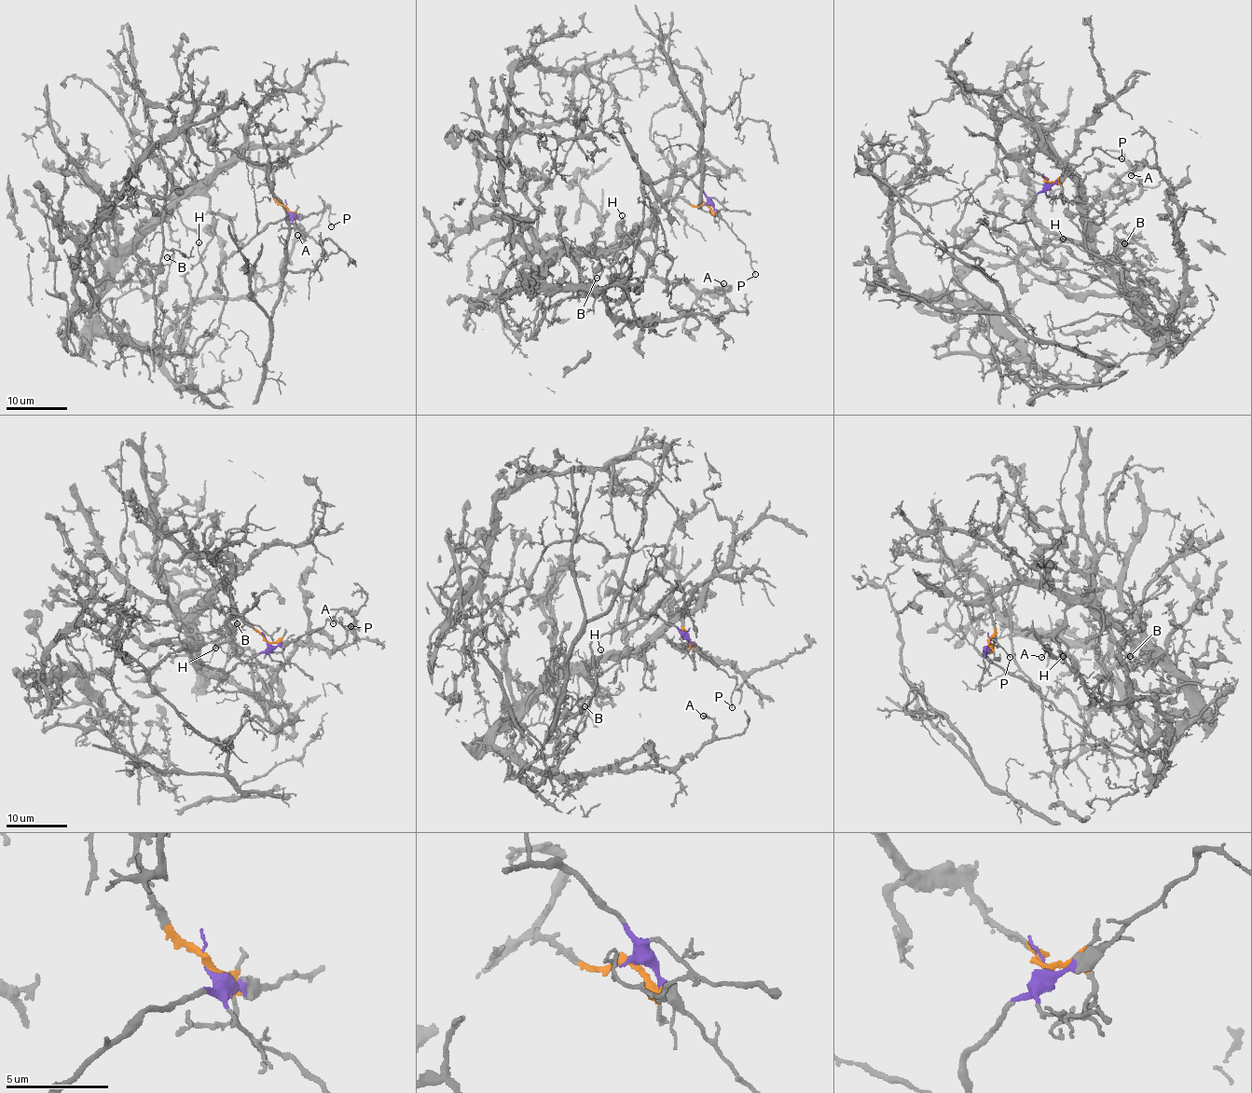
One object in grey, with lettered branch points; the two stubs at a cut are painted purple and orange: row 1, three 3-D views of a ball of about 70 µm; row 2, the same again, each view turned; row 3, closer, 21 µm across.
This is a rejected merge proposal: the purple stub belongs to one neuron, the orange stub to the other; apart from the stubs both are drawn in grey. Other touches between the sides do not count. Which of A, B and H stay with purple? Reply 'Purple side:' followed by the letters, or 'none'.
Purple side: B, H

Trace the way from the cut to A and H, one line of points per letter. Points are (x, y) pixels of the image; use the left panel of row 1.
A: (286, 210), (261, 170), (216, 167), (105, 284), (97, 321), (153, 349), (198, 300), (265, 291), (297, 235)
H: (286, 210), (219, 266), (227, 294), (220, 324), (188, 353), (180, 334), (203, 280), (199, 242)

